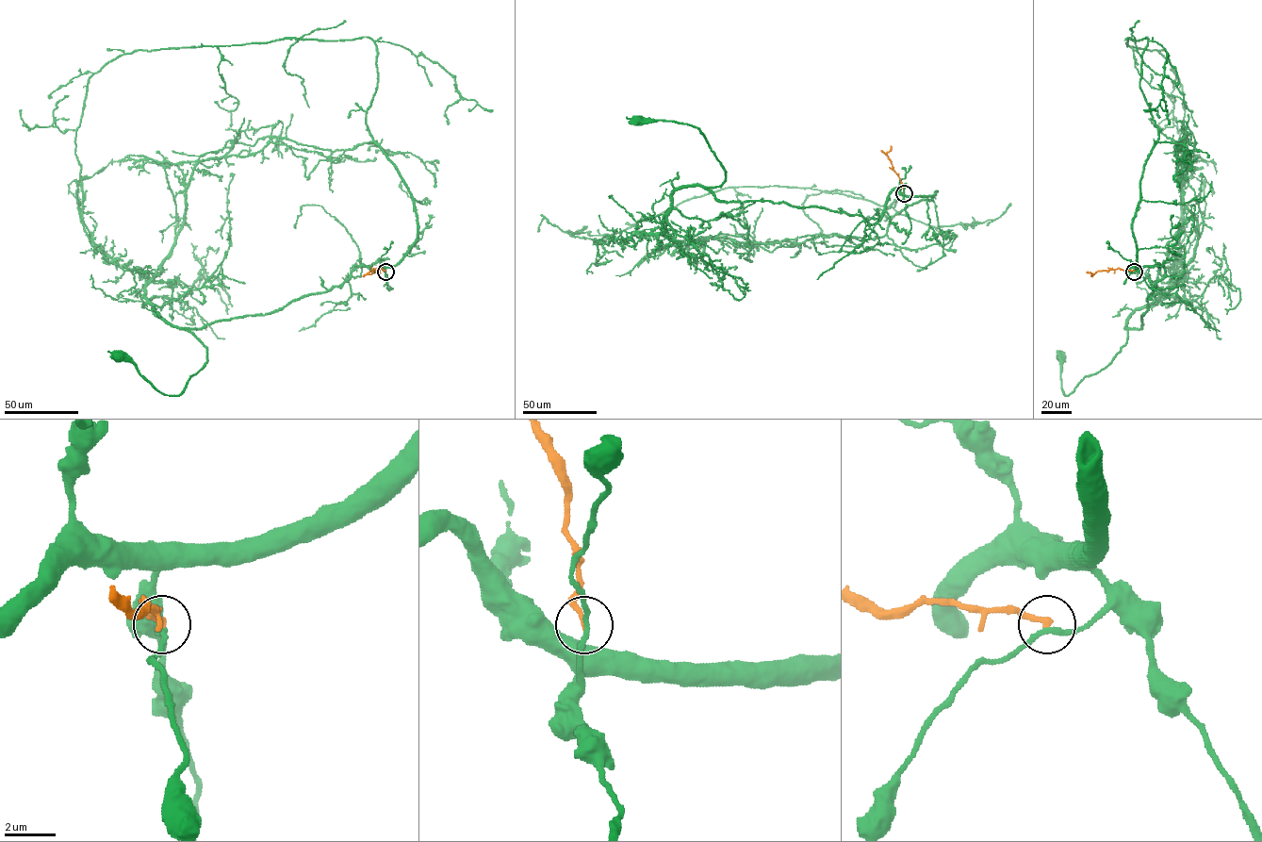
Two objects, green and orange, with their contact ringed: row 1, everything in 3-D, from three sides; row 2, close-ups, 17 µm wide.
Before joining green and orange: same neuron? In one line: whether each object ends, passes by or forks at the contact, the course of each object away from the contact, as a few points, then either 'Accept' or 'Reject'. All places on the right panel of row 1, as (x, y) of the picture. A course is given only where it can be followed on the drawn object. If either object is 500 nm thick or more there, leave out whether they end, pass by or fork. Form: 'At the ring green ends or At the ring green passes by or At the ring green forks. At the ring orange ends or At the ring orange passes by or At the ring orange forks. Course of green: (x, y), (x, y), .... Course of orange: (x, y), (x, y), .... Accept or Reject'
At the ring green passes by. At the ring orange ends. Course of green: (1134, 272), (1165, 272), (1141, 326), (1127, 329), (1115, 357), (1065, 395), (1060, 354). Course of orange: (1134, 271), (1117, 268), (1092, 274), (1086, 272). Reject

